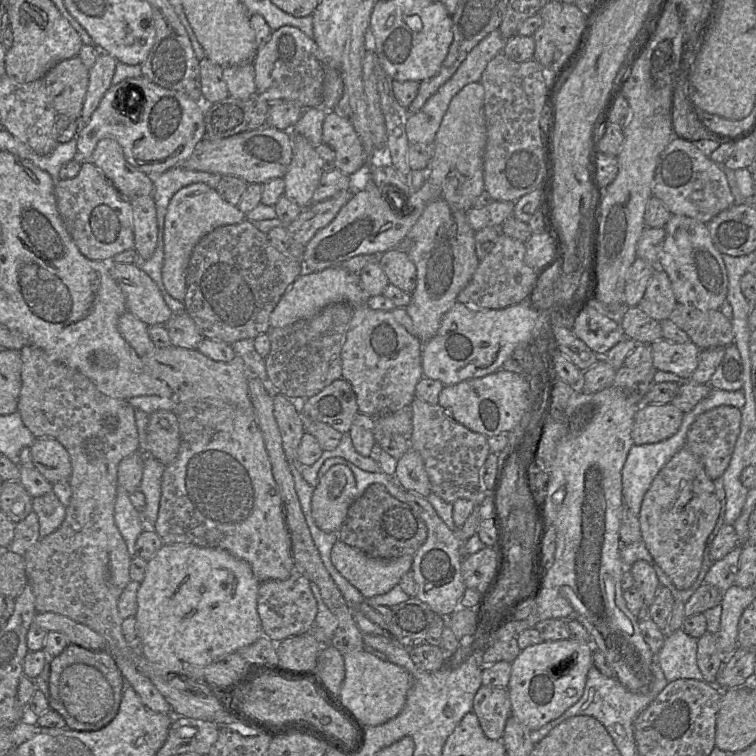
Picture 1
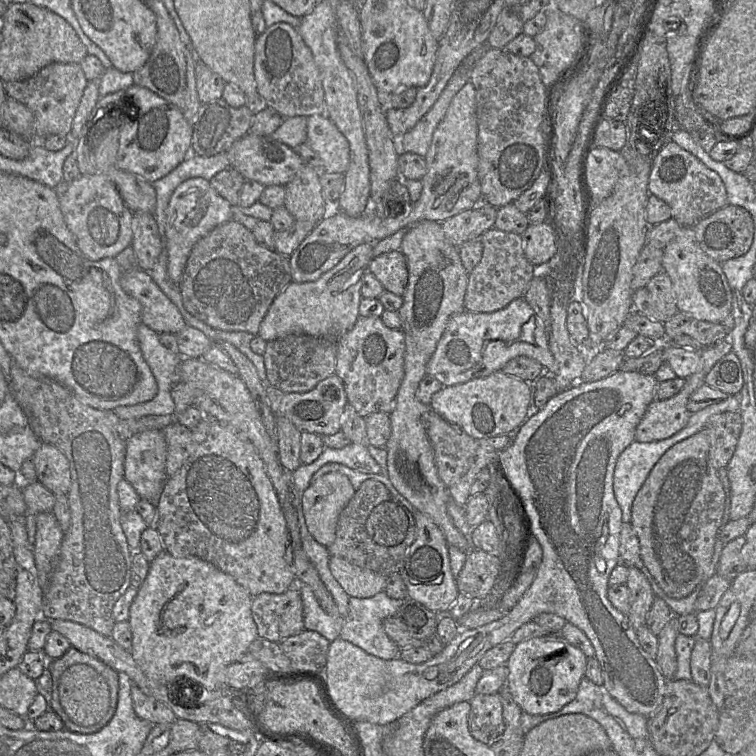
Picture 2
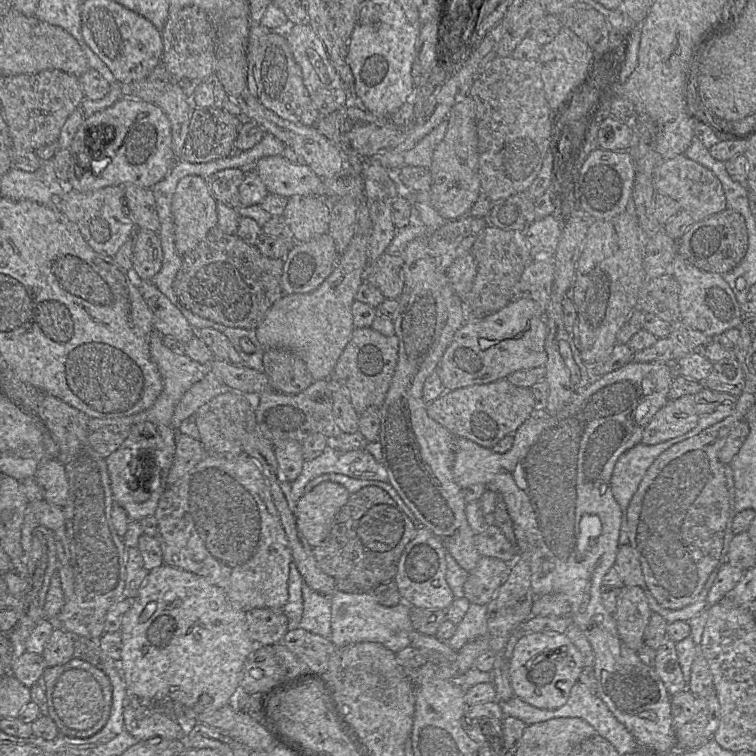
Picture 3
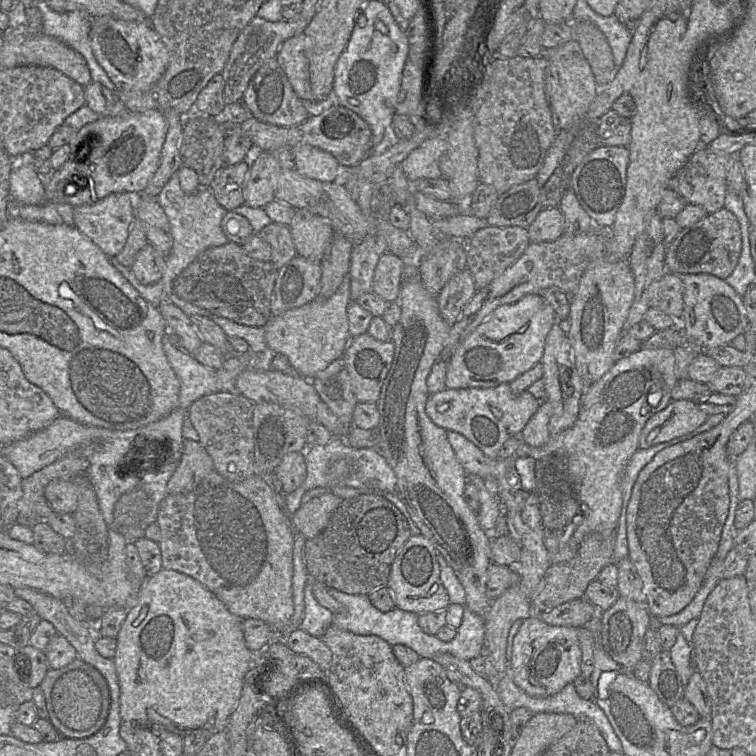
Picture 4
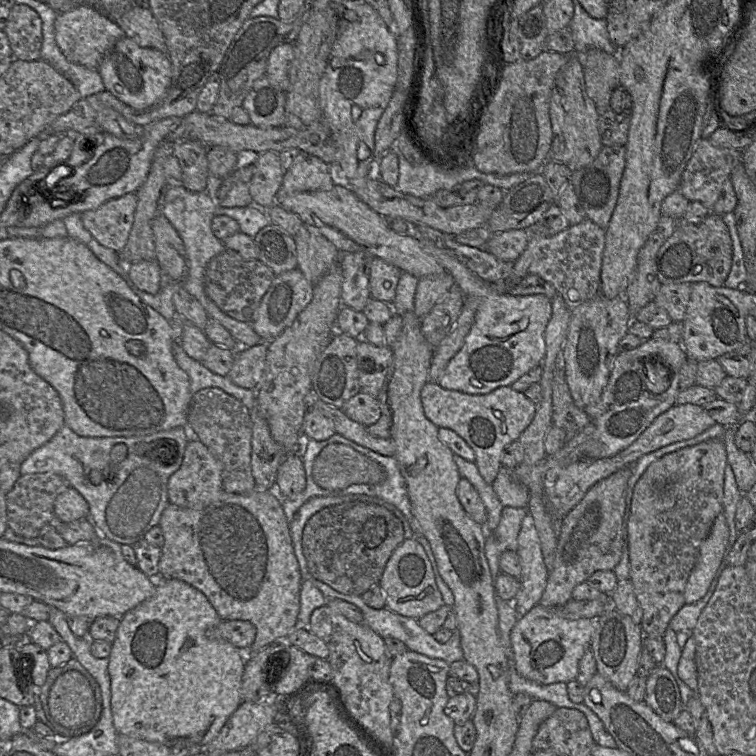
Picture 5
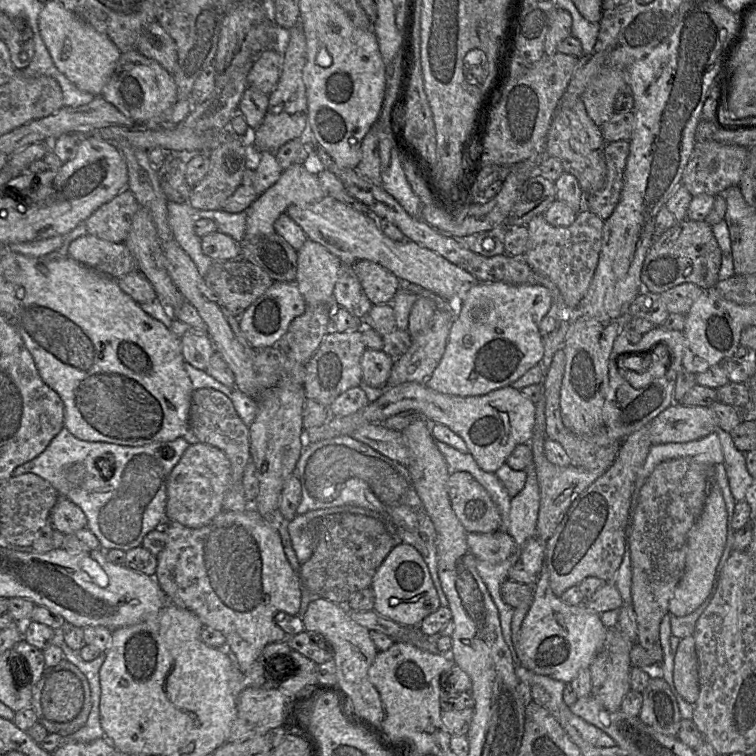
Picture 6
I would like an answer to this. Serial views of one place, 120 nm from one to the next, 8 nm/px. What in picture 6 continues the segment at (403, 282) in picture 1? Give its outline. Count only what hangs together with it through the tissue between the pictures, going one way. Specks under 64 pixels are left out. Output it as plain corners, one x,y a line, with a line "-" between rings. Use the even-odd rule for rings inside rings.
360,260
352,265
360,285
372,305
388,304
399,289
400,280
381,265

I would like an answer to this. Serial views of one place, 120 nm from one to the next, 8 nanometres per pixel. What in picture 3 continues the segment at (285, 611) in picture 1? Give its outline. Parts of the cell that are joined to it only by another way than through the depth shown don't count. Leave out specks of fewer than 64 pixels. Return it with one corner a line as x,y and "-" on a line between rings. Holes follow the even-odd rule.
254,608
246,612
249,635
258,646
283,641
288,632
288,619
283,609

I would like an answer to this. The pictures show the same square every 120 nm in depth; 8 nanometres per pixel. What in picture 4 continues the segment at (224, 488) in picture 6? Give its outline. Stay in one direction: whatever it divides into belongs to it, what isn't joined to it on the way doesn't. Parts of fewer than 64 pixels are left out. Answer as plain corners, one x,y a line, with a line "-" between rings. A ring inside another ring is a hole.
184,439
181,462
167,484
167,494
187,494
211,472
214,462
199,441

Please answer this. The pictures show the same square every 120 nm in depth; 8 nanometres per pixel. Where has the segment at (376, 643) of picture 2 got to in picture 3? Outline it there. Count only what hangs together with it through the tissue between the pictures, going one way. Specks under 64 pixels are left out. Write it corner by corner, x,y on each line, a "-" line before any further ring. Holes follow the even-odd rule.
335,590
330,600
332,608
330,639
336,648
359,642
376,642
396,654
410,646
409,635
413,630
410,620
411,606
405,601
392,607
386,607
377,601
373,591
344,592
341,590

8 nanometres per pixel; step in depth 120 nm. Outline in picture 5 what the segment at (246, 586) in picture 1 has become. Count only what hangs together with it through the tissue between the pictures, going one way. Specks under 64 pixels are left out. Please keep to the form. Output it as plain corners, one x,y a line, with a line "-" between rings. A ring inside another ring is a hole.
157,578
156,593
153,597
128,611
122,618
109,656
109,675
111,679
111,708
113,722
118,734
163,744
169,748
185,745
189,749
205,749
221,732
230,716
242,703
241,686
247,656
226,640
208,637
208,631
217,628
223,621
208,598
198,589
177,579

